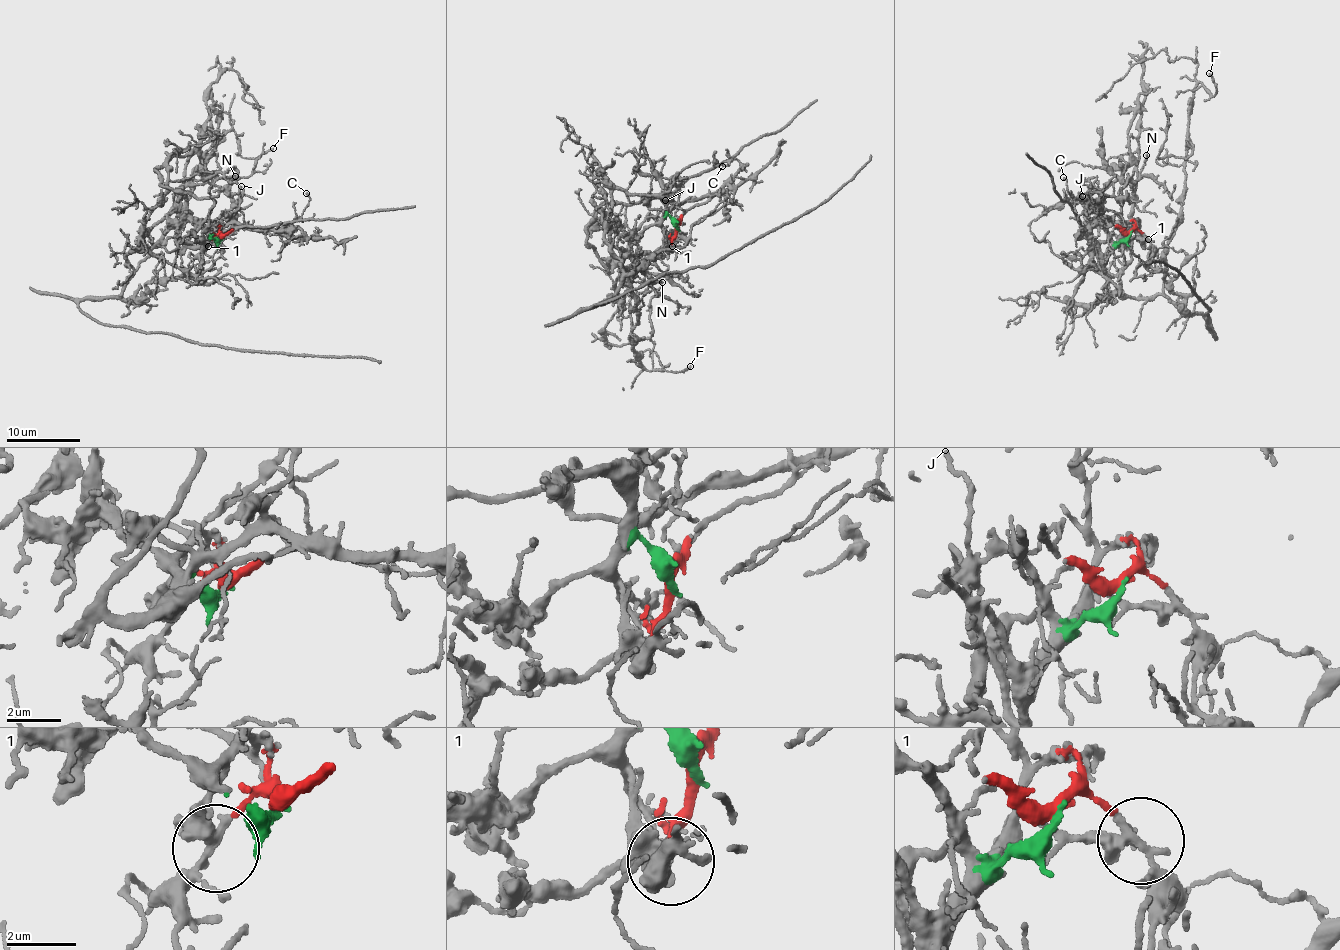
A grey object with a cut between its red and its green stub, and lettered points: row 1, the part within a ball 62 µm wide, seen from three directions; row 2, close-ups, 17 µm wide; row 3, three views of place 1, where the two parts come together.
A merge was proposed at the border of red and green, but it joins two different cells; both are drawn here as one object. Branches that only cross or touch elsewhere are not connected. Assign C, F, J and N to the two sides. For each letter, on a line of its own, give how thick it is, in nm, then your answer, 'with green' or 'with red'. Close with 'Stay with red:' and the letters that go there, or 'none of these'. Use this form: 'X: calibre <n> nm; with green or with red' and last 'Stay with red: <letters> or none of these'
C: calibre 110 nm; with green
F: calibre 140 nm; with red
J: calibre 160 nm; with green
N: calibre 130 nm; with red
Stay with red: F, N

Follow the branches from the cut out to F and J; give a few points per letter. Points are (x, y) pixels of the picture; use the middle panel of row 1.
F: (676, 228), (670, 246), (685, 244), (626, 273), (620, 263), (638, 319), (633, 354), (647, 370), (690, 366)
J: (676, 228), (666, 211), (674, 205), (669, 196), (674, 196), (669, 202), (666, 200)

